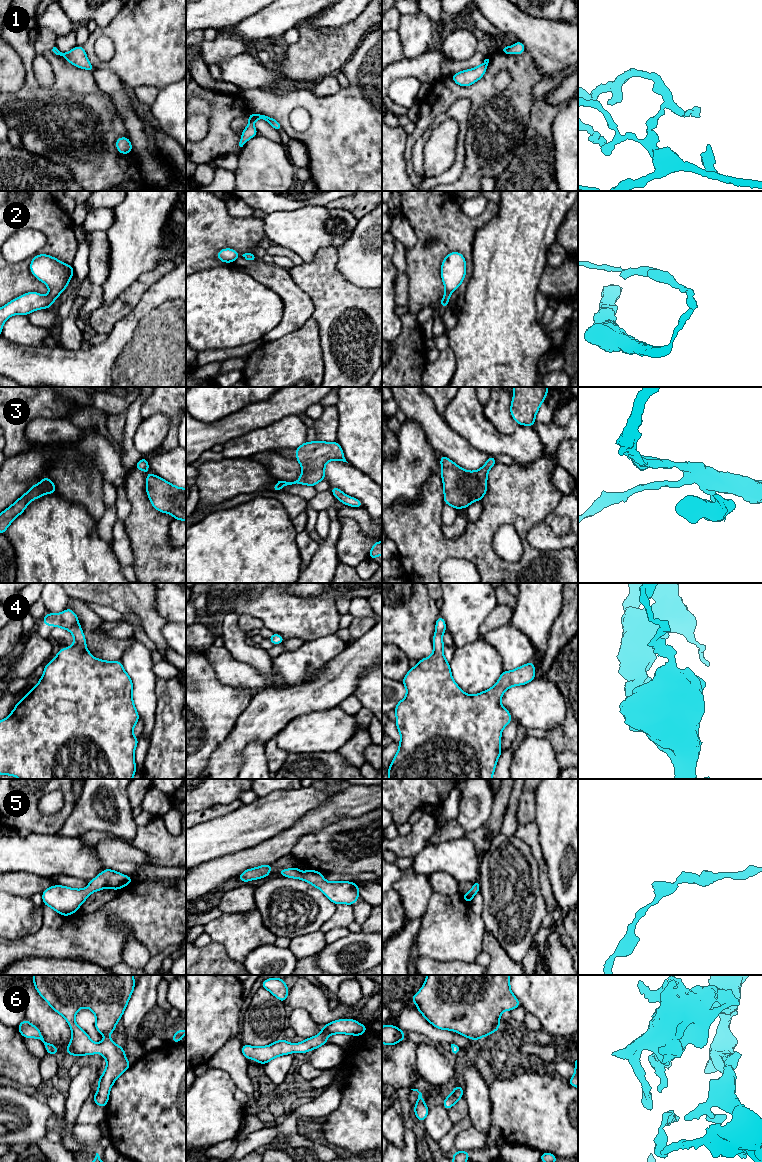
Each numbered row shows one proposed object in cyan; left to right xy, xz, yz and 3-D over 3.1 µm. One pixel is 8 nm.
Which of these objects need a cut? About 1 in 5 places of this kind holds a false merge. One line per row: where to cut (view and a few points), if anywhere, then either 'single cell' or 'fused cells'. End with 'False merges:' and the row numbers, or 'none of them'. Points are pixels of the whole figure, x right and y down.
1: cut none; single cell
2: cut none; single cell
3: cut none; single cell
4: cut none; single cell
5: cut none; single cell
6: cut none; single cell
False merges: none of them

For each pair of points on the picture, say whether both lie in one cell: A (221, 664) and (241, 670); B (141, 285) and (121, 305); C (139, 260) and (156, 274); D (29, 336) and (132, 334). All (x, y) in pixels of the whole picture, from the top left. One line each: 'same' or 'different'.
A: same
B: same
C: different
D: different

